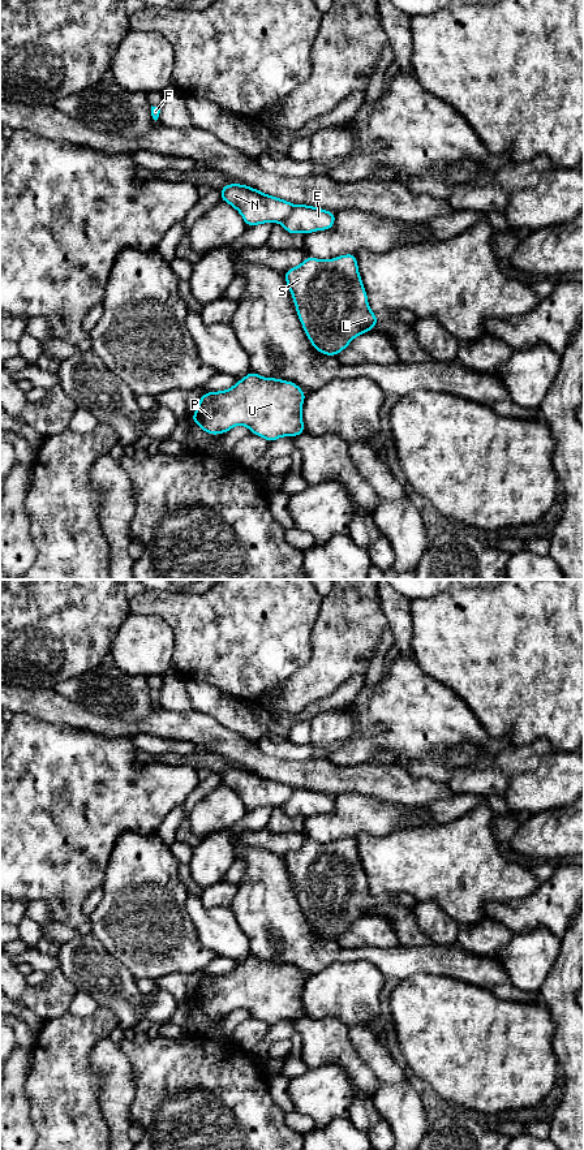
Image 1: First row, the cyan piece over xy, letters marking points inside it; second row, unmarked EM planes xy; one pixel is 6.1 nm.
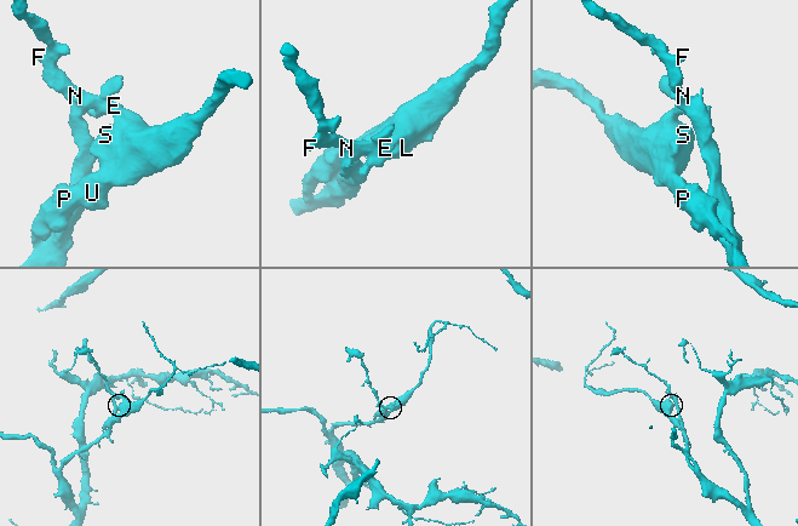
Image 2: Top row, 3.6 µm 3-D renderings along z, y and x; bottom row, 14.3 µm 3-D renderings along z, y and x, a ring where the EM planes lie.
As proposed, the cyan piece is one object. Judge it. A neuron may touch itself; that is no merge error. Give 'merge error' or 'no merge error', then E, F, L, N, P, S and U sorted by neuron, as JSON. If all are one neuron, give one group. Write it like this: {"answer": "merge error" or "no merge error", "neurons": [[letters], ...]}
{"answer": "merge error", "neurons": [["E", "L", "P", "S", "U"], ["F", "N"]]}

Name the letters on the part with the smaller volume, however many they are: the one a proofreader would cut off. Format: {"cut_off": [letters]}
{"cut_off": ["E", "L", "P", "S", "U"]}

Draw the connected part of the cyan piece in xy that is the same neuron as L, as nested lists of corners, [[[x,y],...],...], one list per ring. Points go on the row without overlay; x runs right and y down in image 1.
[[[355,836],[327,844],[308,839],[300,849],[287,853],[284,861],[301,909],[312,930],[322,938],[336,940],[356,919],[372,914],[378,906],[369,892]]]

